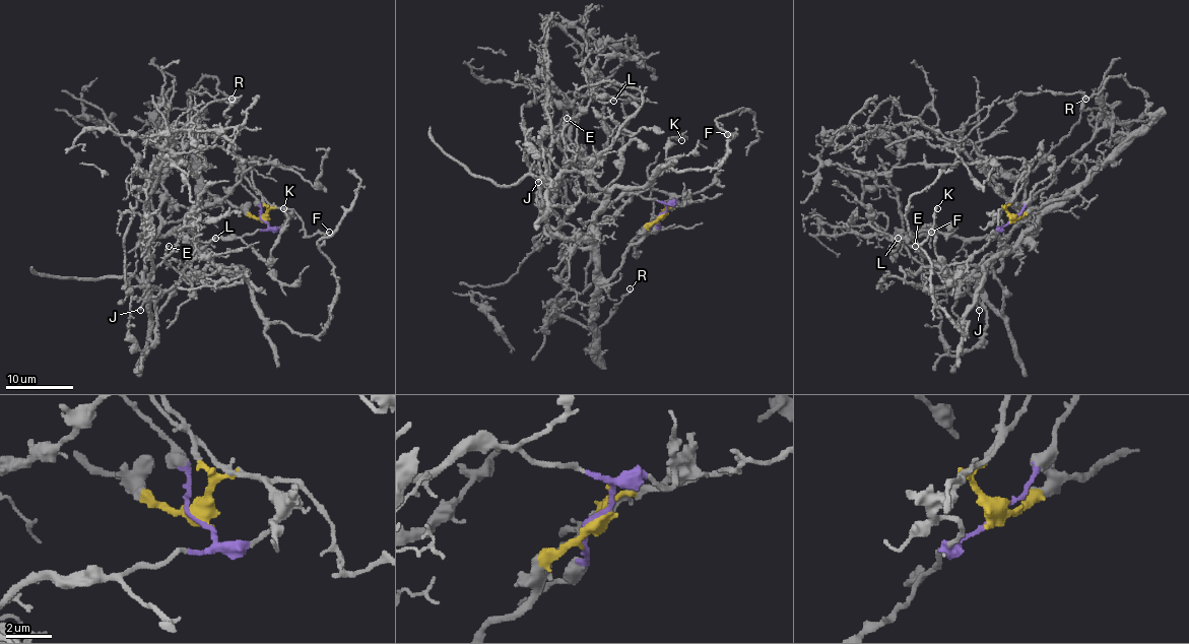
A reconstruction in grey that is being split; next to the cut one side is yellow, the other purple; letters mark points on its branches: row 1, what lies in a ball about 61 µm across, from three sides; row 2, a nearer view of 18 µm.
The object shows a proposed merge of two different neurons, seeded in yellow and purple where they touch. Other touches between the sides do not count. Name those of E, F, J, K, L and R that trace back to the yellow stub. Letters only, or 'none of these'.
F, J, R

